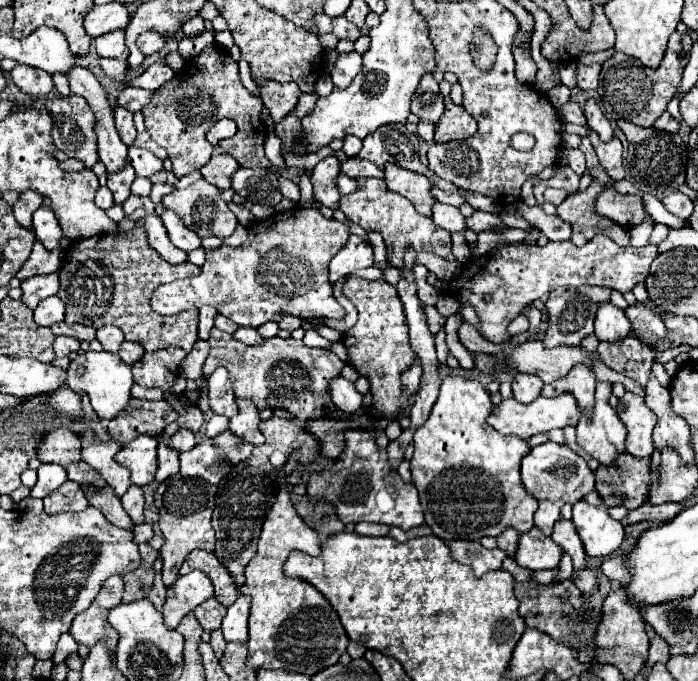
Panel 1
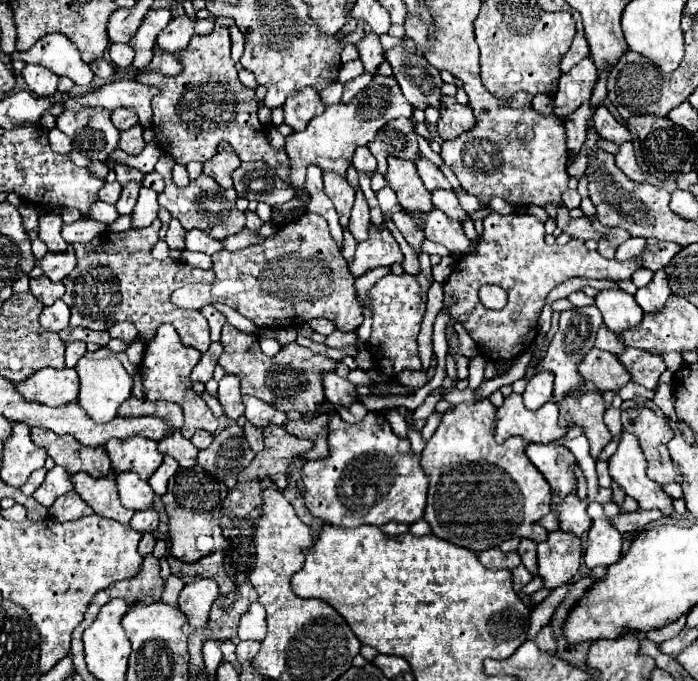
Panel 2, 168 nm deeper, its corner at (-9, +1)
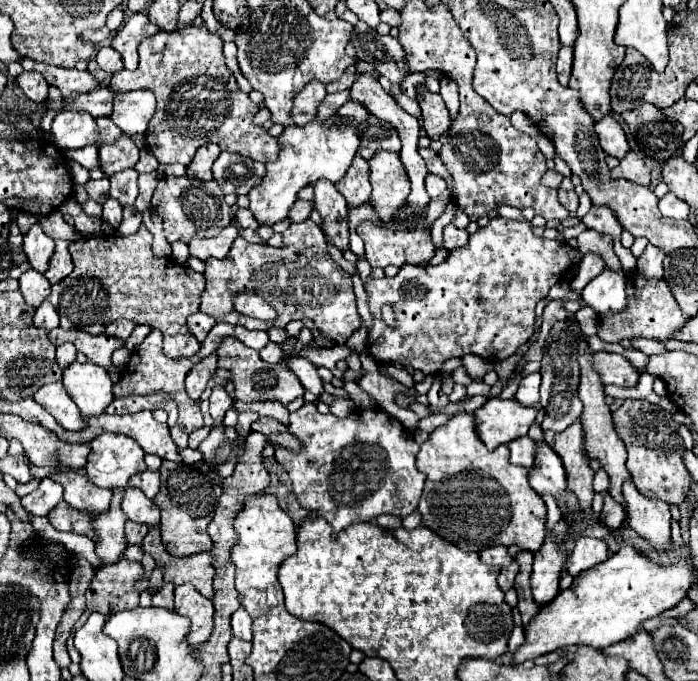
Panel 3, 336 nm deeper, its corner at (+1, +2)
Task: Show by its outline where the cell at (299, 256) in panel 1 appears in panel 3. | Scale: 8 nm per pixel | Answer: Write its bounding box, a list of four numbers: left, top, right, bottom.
[200,220,362,344]

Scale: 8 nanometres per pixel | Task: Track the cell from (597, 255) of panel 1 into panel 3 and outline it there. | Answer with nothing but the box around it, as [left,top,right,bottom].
[366,218,582,374]

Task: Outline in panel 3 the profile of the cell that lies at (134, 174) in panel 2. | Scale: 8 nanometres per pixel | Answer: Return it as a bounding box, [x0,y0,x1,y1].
[110,168,138,208]

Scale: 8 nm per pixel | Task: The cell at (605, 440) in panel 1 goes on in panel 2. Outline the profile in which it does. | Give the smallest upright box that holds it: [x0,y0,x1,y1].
[608,431,674,517]

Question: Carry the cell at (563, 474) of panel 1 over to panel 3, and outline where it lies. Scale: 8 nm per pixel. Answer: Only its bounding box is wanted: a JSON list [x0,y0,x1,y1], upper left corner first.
[508,436,536,470]

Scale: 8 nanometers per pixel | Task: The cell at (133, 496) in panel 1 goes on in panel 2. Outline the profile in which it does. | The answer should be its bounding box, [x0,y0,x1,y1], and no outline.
[130,507,158,533]

